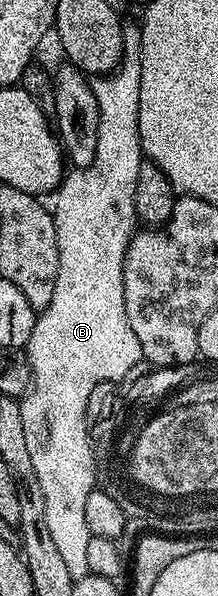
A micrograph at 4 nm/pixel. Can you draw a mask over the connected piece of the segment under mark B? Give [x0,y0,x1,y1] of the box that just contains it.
[20,23,146,579]

